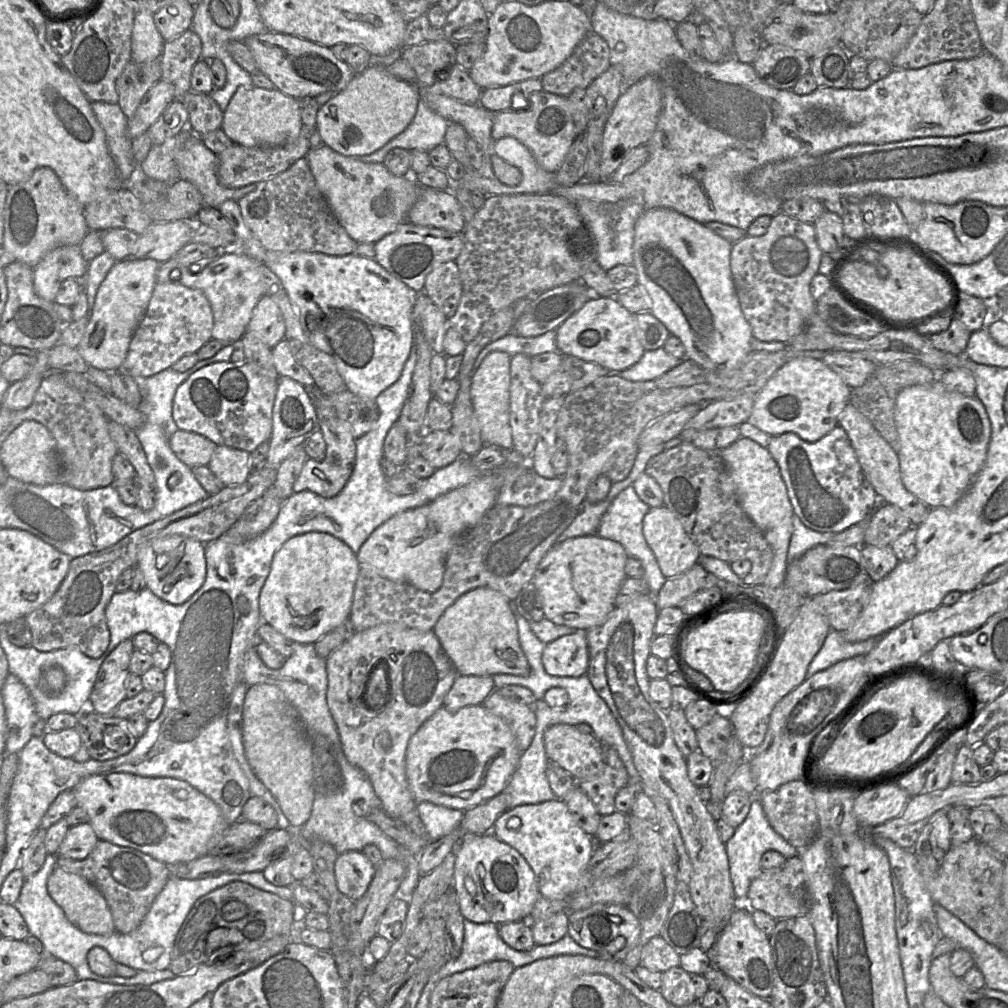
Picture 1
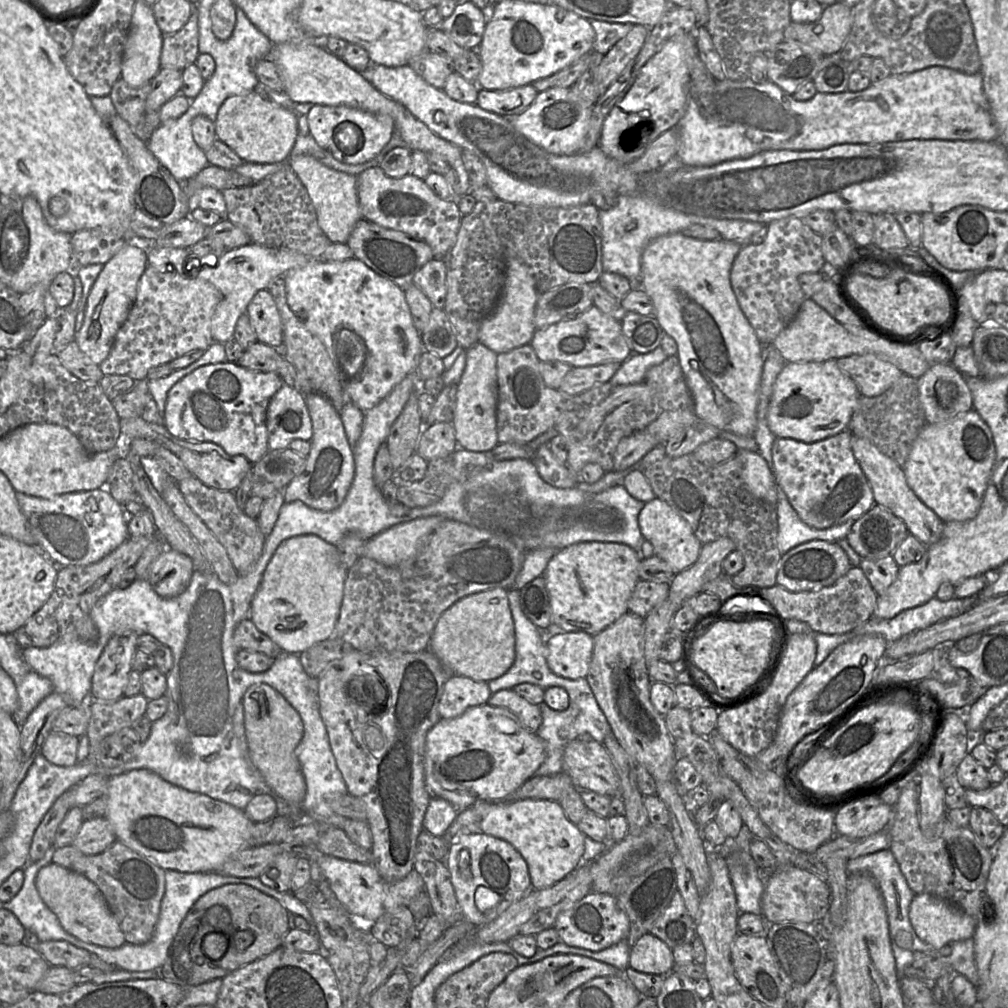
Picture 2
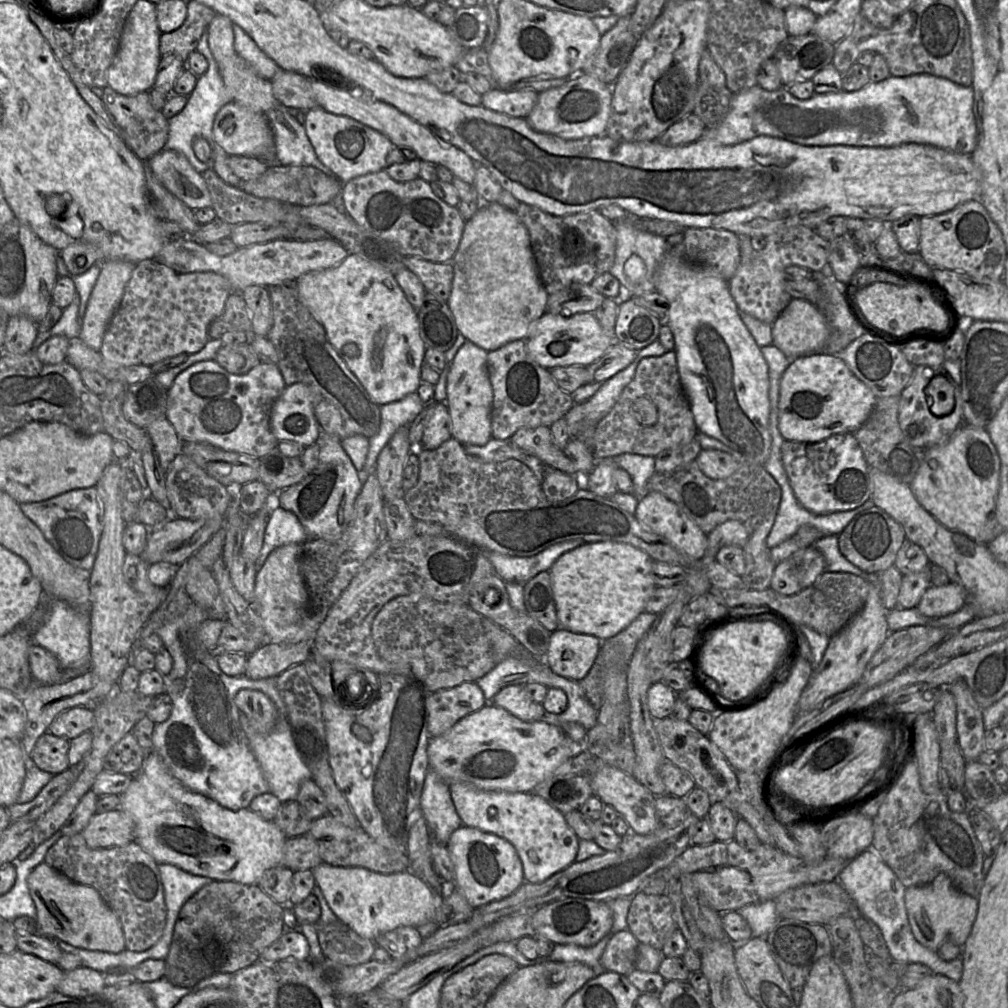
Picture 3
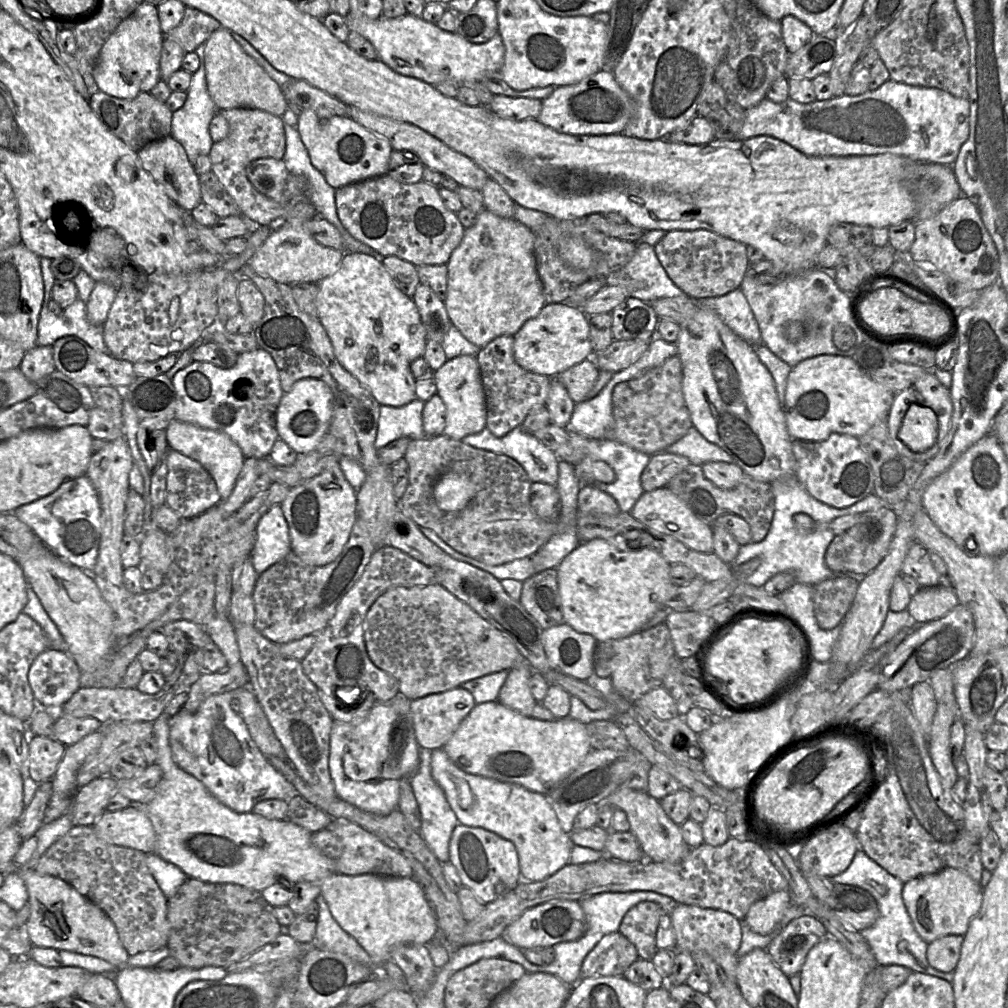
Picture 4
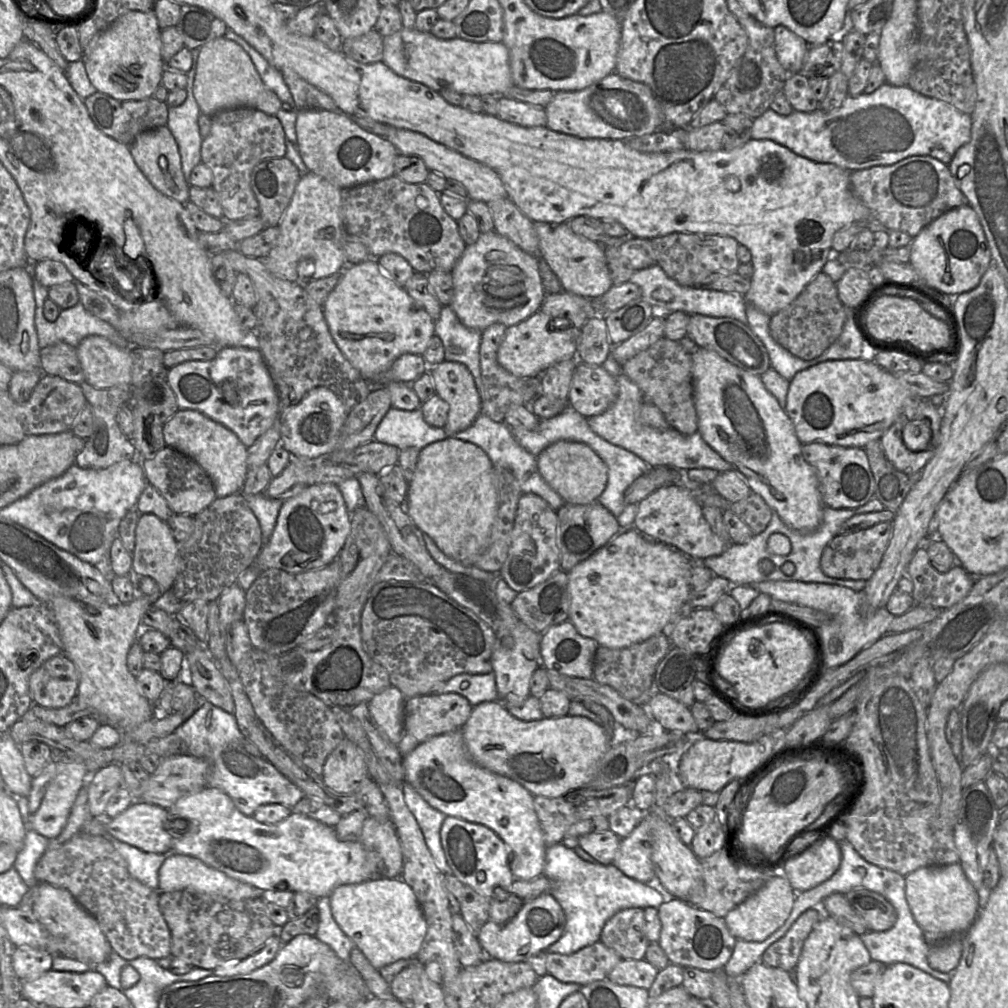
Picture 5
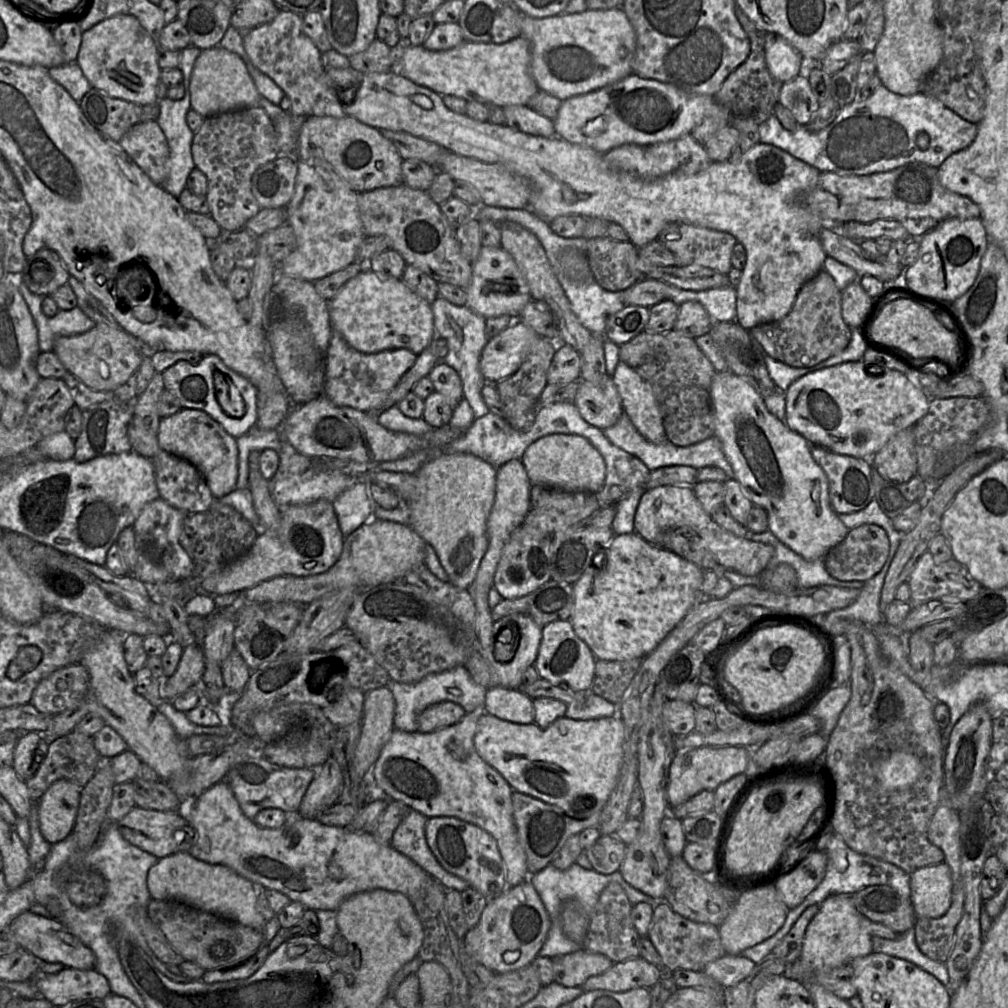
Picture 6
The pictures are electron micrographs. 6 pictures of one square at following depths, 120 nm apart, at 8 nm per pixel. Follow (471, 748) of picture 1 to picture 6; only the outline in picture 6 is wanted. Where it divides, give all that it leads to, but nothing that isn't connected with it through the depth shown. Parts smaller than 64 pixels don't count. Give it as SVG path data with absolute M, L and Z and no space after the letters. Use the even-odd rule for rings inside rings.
M484 713L478 720L477 729L474 736L474 746L481 758L487 762L490 766L496 769L511 785L514 791L523 794L530 795L534 798L542 800L548 804L552 804L561 808L567 815L574 816L575 814L580 814L575 811L576 808L583 807L584 809L589 808L592 801L587 803L580 803L575 807L575 803L580 797L592 797L594 799L594 807L592 810L602 810L607 801L610 798L612 791L614 790L620 768L623 760L623 743L625 739L625 725L622 719L618 716L604 717L599 719L589 719L589 720L577 720L571 719L563 716L547 727L540 727L539 725L533 723L530 724L518 724L510 721L500 719L494 715Z

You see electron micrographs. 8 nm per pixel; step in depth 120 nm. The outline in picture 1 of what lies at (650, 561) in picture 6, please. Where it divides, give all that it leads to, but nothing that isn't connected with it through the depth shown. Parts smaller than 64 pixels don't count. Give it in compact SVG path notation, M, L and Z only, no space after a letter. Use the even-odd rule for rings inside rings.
M596 534L556 543L538 564L532 580L541 596L545 618L556 625L583 631L602 624L615 609L616 596L627 578L625 564L628 558L621 544Z

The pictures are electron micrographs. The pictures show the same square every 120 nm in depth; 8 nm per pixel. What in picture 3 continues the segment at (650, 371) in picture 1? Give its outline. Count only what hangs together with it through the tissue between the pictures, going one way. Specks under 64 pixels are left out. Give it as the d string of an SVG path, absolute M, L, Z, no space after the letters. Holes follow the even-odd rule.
M657 339L650 345L639 350L636 358L629 366L618 372L613 377L609 378L607 381L603 383L586 383L574 391L572 393L572 397L575 404L565 415L570 433L570 439L571 437L578 437L587 427L597 426L598 423L610 412L619 399L623 389L632 381L637 367L642 359L646 357L659 357L665 354L667 351L668 350L664 347L664 345Z

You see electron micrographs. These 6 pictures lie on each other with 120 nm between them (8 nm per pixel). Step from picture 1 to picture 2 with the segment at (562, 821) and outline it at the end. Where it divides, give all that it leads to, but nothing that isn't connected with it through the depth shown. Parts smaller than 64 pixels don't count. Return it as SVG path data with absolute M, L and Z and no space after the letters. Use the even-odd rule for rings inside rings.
M522 799L492 801L480 823L480 831L509 842L528 866L531 889L550 887L572 873L582 863L584 834L564 813L558 801Z

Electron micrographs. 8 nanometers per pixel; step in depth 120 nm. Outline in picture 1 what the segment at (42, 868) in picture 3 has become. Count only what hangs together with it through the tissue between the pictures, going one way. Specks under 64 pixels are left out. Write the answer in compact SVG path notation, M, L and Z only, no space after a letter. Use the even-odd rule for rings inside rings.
M57 866L47 880L47 891L62 908L68 920L81 931L99 935L108 935L116 931L107 901L101 892L85 878Z

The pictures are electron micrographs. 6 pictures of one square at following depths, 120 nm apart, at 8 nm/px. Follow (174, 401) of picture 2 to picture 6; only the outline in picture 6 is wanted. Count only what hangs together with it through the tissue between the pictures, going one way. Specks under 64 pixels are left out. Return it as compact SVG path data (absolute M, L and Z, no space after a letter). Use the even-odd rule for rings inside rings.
M203 355L196 364L187 361L177 361L162 373L164 389L178 398L182 408L202 410L235 439L247 433L257 423L257 388L244 376L227 367L216 355ZM216 372L227 375L238 389L245 403L245 412L241 417L232 417L223 411L219 405L214 388L214 375Z

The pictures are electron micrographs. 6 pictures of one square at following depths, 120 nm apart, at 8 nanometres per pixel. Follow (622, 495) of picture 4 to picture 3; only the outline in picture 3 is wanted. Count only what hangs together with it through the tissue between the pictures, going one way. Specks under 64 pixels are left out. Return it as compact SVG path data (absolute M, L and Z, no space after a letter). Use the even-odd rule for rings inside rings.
M623 453L615 456L613 461L629 473L633 482L632 494L640 500L648 492L648 481L655 473L655 457Z

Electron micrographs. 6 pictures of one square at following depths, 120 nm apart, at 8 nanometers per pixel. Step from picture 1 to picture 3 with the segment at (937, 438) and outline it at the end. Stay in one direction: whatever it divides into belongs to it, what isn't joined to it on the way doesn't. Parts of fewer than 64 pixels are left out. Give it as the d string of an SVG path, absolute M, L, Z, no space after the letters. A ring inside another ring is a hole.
M962 424L945 443L925 450L910 488L921 506L943 526L963 533L977 543L988 545L1002 533L996 519L1000 469L1000 457L987 429Z

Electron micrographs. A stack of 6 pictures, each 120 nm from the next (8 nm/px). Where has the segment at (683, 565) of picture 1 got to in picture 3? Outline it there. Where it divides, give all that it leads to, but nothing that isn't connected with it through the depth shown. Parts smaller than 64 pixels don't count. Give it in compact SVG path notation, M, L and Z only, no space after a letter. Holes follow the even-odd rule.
M647 492L638 502L634 516L648 530L664 537L676 549L693 560L700 560L706 553L708 535L696 525L674 502L659 492Z

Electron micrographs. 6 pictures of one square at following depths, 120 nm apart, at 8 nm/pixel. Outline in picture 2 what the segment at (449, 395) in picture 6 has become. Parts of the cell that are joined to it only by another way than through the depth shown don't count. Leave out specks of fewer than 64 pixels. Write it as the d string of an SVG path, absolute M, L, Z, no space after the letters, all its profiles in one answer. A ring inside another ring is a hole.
M477 342L468 349L466 364L457 385L456 406L452 425L460 448L474 452L491 451L499 443L497 438L497 355L488 347Z

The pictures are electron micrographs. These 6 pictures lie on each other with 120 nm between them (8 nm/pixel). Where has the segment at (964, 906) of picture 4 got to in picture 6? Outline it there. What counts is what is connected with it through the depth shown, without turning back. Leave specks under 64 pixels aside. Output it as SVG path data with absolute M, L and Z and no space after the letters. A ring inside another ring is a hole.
M946 862L911 873L911 901L917 917L943 916L951 905L952 887L951 871Z

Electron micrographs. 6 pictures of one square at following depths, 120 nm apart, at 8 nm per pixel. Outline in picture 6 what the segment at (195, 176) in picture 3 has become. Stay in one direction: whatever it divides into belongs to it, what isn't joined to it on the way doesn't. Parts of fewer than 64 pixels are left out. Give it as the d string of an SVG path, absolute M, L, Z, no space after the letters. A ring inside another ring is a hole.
M156 121L132 126L119 144L155 184L162 185L168 176L169 146Z

